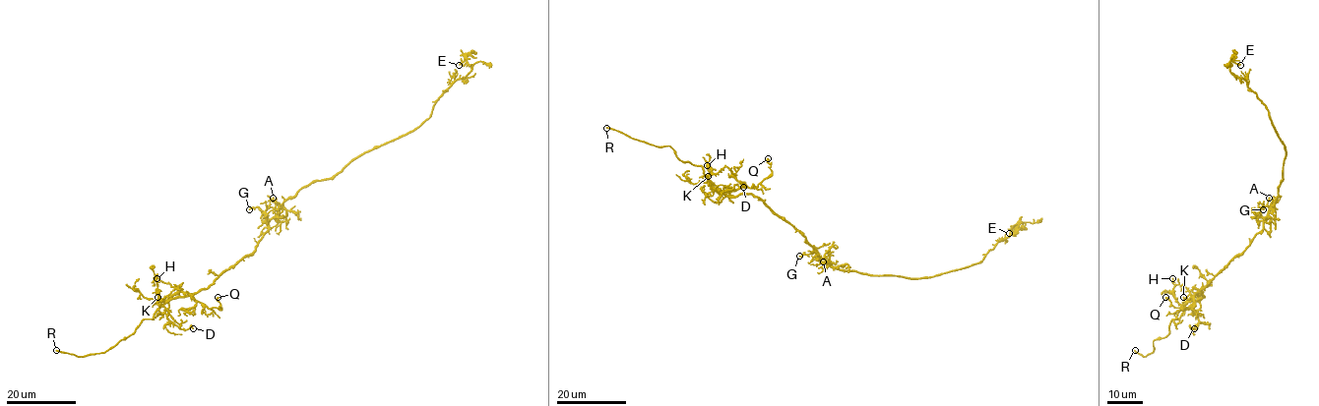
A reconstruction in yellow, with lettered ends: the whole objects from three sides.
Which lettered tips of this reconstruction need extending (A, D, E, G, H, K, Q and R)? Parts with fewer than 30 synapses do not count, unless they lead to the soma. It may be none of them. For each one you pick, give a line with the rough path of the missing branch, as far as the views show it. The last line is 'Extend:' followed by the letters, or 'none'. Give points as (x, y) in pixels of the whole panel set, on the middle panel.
Extend: R

